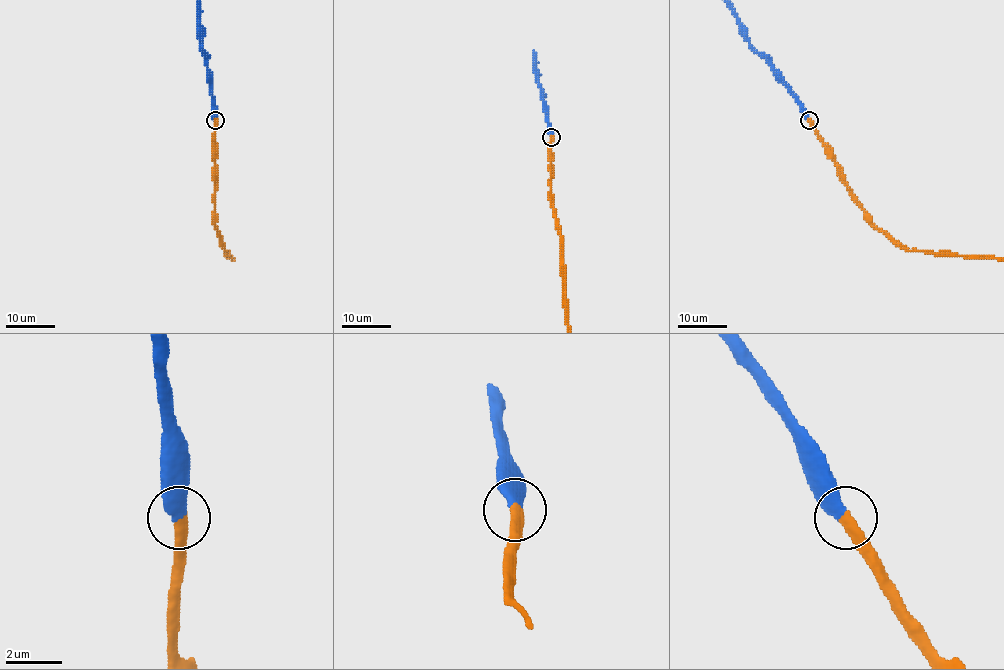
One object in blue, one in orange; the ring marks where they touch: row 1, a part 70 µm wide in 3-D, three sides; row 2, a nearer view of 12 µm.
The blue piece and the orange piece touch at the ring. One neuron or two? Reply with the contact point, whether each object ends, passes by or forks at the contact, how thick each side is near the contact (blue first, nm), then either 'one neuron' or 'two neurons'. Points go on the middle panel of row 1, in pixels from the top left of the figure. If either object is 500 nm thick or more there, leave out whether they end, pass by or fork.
place (551, 137); blue ends; orange ends; calibres 460 and 420 nm; one neuron

